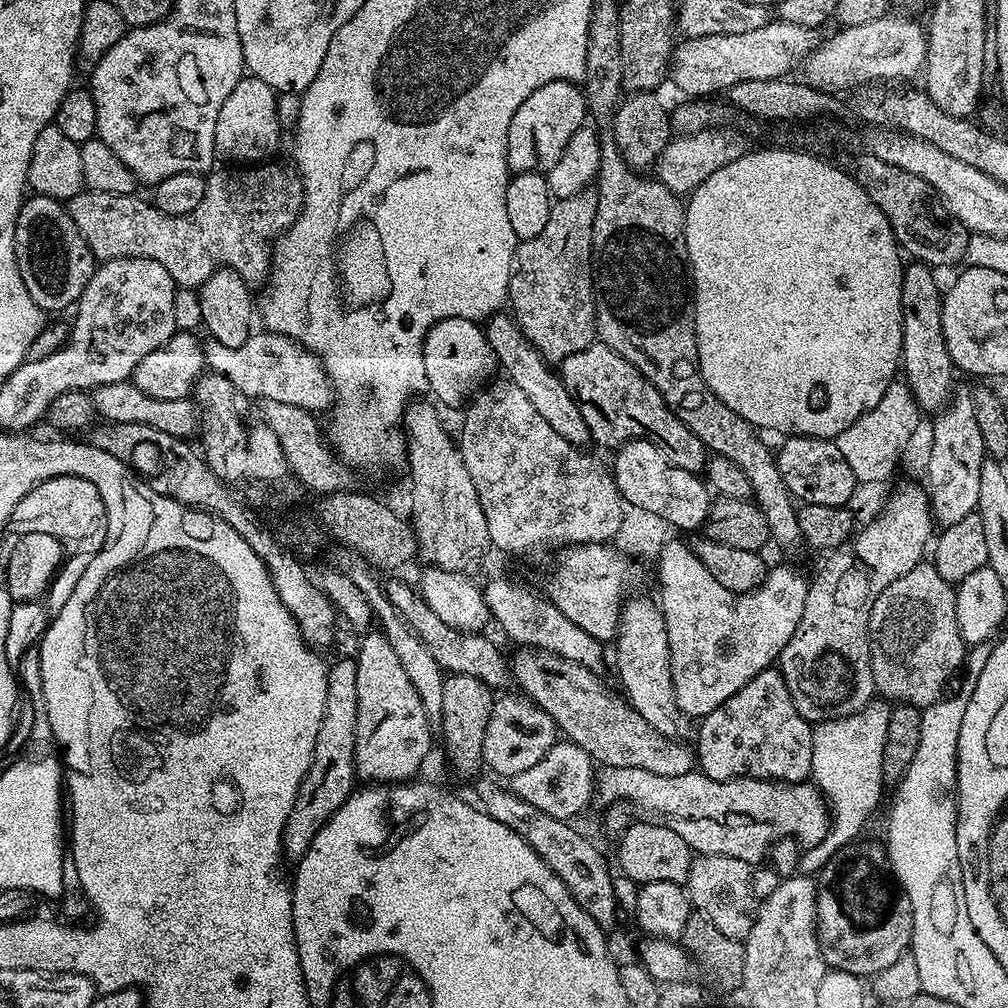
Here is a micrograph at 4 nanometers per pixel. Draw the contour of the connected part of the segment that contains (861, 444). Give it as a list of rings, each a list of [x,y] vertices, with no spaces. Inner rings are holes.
[[[897,378],[890,382],[890,386],[886,386],[886,394],[878,398],[878,406],[863,412],[849,428],[835,436],[838,450],[854,472],[857,482],[861,485],[880,484],[890,479],[920,419],[922,414],[914,402],[908,383],[903,378]]]

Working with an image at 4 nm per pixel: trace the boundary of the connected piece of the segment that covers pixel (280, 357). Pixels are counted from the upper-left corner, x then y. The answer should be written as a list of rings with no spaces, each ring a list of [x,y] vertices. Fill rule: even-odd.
[[[256,330],[237,348],[222,346],[222,342],[211,338],[205,339],[203,346],[205,365],[226,377],[245,398],[253,396],[256,402],[286,402],[286,406],[305,408],[313,414],[320,414],[323,408],[331,409],[334,403],[332,383],[328,381],[324,363],[288,336]]]

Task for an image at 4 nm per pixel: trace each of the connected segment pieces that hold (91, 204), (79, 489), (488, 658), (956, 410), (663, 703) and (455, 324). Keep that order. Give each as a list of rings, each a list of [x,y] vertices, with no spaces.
[[[261,162],[255,166],[224,166],[228,168],[222,169],[221,172],[219,170],[213,171],[205,179],[206,194],[202,194],[198,206],[194,206],[194,210],[190,210],[181,216],[168,216],[164,212],[159,212],[155,203],[148,201],[147,204],[146,201],[139,200],[139,195],[136,194],[119,196],[118,194],[110,194],[109,192],[90,192],[87,190],[79,192],[74,198],[66,201],[66,207],[70,218],[74,220],[74,226],[78,226],[82,238],[86,238],[86,246],[90,246],[92,255],[96,257],[97,261],[117,260],[118,258],[126,258],[127,256],[145,256],[154,262],[159,262],[161,266],[166,266],[170,278],[176,281],[177,285],[181,288],[199,289],[200,285],[206,282],[206,278],[210,278],[210,274],[214,274],[220,268],[232,268],[243,278],[245,284],[249,286],[255,286],[257,284],[257,286],[260,286],[267,281],[272,249],[276,241],[296,221],[300,213],[300,208],[304,204],[304,183],[300,180],[300,173],[296,171],[295,167],[288,166],[288,168],[283,168],[280,164],[272,163],[274,162]]]
[[[51,476],[46,482],[30,490],[26,498],[22,498],[22,502],[18,502],[12,520],[40,520],[40,524],[46,526],[48,535],[64,549],[68,540],[66,536],[80,536],[98,526],[102,530],[102,516],[108,516],[108,508],[102,502],[102,494],[98,494],[98,486],[94,486],[94,482],[86,482],[86,478],[77,476]]]
[[[392,580],[389,584],[383,585],[384,593],[394,602],[394,606],[402,614],[406,623],[414,629],[422,646],[430,650],[430,658],[438,662],[438,666],[444,669],[445,673],[457,676],[466,674],[470,678],[478,678],[478,682],[487,684],[493,690],[504,688],[510,684],[510,660],[507,655],[503,656],[490,641],[487,635],[459,632],[454,626],[446,626],[430,606],[420,597],[419,591],[412,588],[404,580]]]
[[[953,391],[948,403],[933,420],[936,421],[932,424],[932,445],[928,448],[926,487],[933,521],[945,529],[975,513],[978,481],[982,478],[982,466],[986,459],[986,445],[982,430],[978,430],[976,403],[971,391]]]
[[[632,600],[621,607],[620,631],[614,641],[616,668],[620,671],[623,695],[633,710],[642,714],[658,734],[671,740],[683,741],[688,732],[689,717],[681,712],[674,698],[672,685],[672,650],[668,639],[668,628],[664,625],[663,611],[648,600]]]
[[[444,319],[436,323],[424,339],[423,362],[429,393],[439,405],[463,407],[497,371],[496,355],[483,329],[472,320]]]

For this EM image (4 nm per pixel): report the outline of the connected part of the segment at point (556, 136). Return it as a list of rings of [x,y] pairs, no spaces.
[[[555,80],[546,82],[546,86],[538,86],[522,106],[514,114],[510,122],[510,130],[506,138],[506,158],[508,167],[513,173],[534,172],[547,174],[562,158],[562,150],[566,150],[566,142],[574,138],[579,128],[585,127],[589,115],[588,98],[585,89],[571,80]]]

